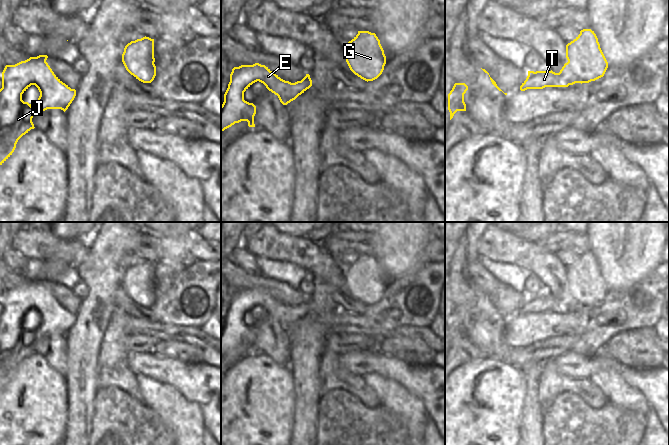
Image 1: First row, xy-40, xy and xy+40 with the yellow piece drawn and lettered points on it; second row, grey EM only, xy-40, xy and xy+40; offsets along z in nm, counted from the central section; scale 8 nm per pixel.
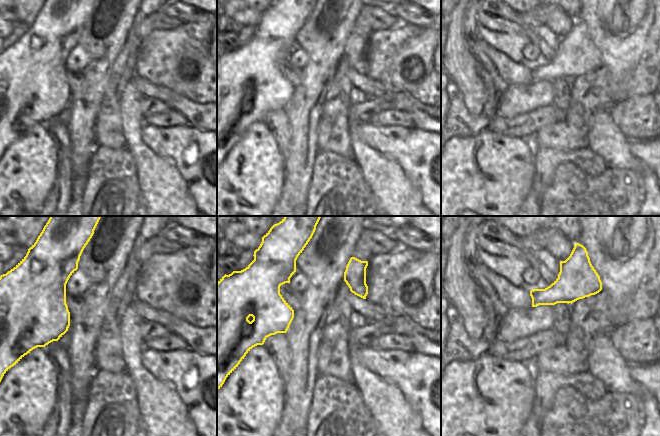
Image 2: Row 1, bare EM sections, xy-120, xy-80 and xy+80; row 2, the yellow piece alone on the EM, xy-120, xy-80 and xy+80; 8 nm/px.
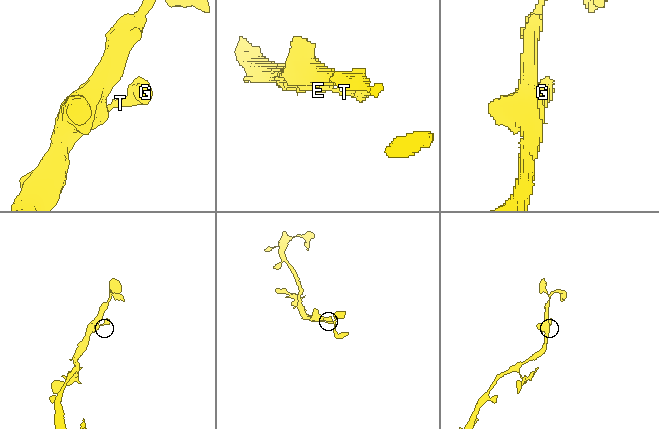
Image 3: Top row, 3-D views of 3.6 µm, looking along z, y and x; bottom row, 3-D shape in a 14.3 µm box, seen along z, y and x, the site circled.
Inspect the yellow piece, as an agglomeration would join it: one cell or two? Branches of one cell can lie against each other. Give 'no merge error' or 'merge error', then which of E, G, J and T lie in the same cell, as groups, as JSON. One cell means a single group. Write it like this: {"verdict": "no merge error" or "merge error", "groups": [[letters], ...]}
{"verdict": "no merge error", "groups": [["E", "G", "J", "T"]]}

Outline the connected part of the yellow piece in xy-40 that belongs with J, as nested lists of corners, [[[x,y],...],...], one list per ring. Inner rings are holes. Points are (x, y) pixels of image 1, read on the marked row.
[[[47,55],[30,57],[15,65],[6,65],[2,72],[2,88],[0,89],[0,165],[14,152],[18,140],[34,129],[32,118],[35,112],[47,109],[68,109],[76,96],[76,90],[63,83],[46,62]],[[35,85],[40,96],[34,106],[22,100],[22,94]]]

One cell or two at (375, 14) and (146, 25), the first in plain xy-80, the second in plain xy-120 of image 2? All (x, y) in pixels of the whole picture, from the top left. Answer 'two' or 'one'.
two

